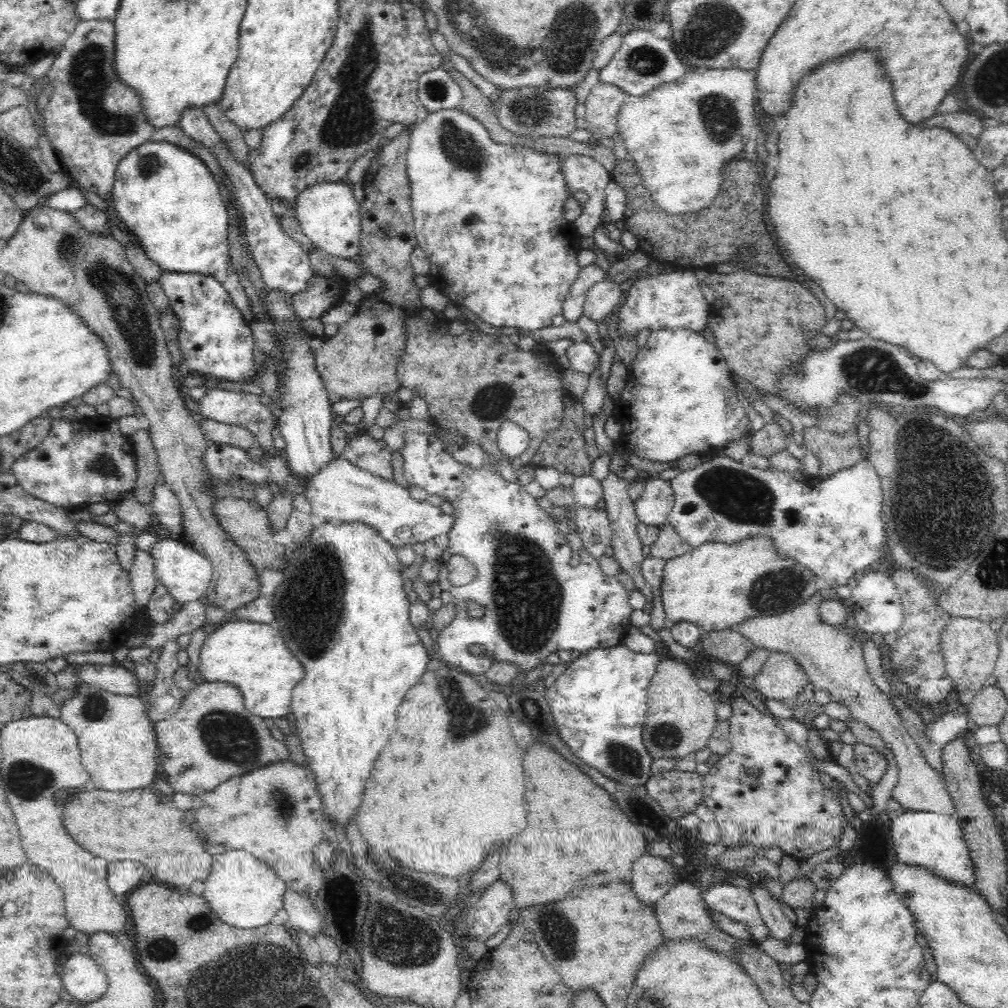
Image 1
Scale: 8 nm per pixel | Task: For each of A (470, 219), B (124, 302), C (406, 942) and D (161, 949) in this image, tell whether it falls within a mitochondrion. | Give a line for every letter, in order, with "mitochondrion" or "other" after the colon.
A: mitochondrion
B: mitochondrion
C: mitochondrion
D: mitochondrion

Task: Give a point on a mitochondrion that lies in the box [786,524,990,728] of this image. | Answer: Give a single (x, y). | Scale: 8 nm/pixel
(940, 552)

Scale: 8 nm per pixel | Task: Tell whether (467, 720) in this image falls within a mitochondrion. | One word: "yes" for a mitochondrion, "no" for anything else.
yes

